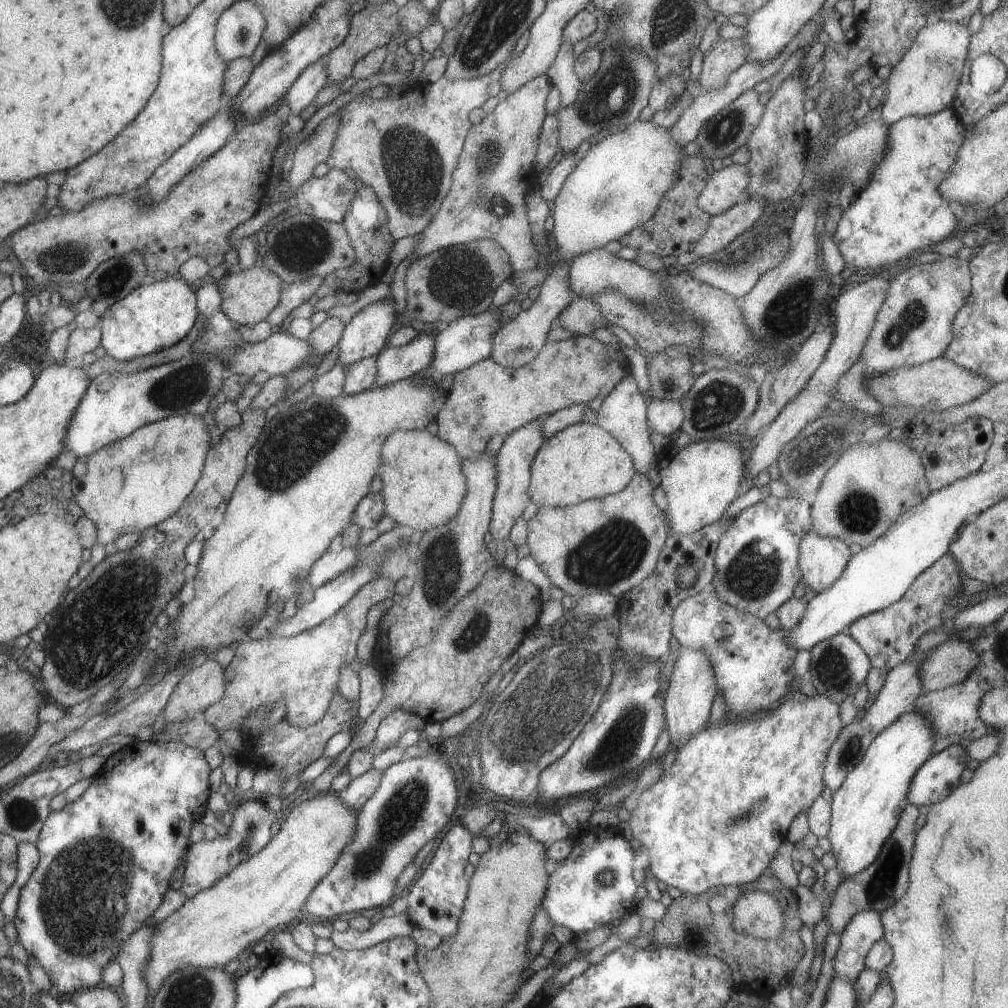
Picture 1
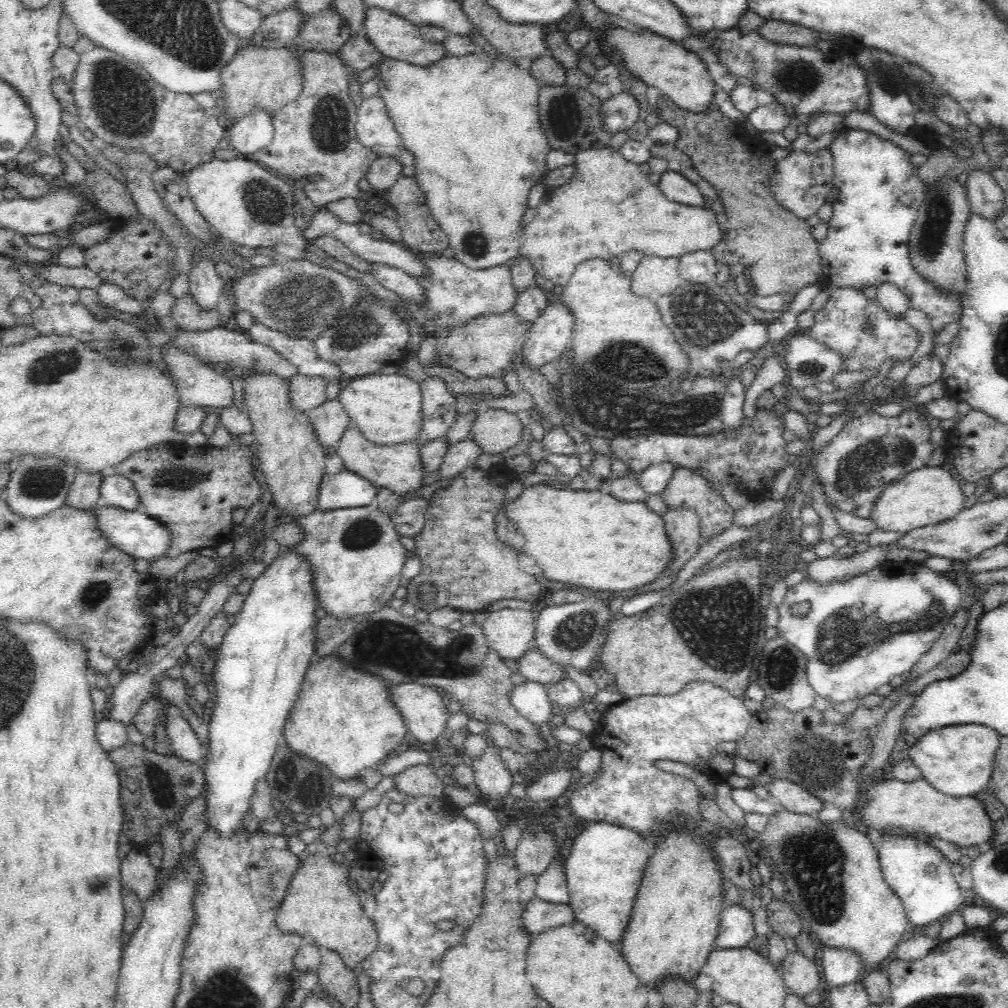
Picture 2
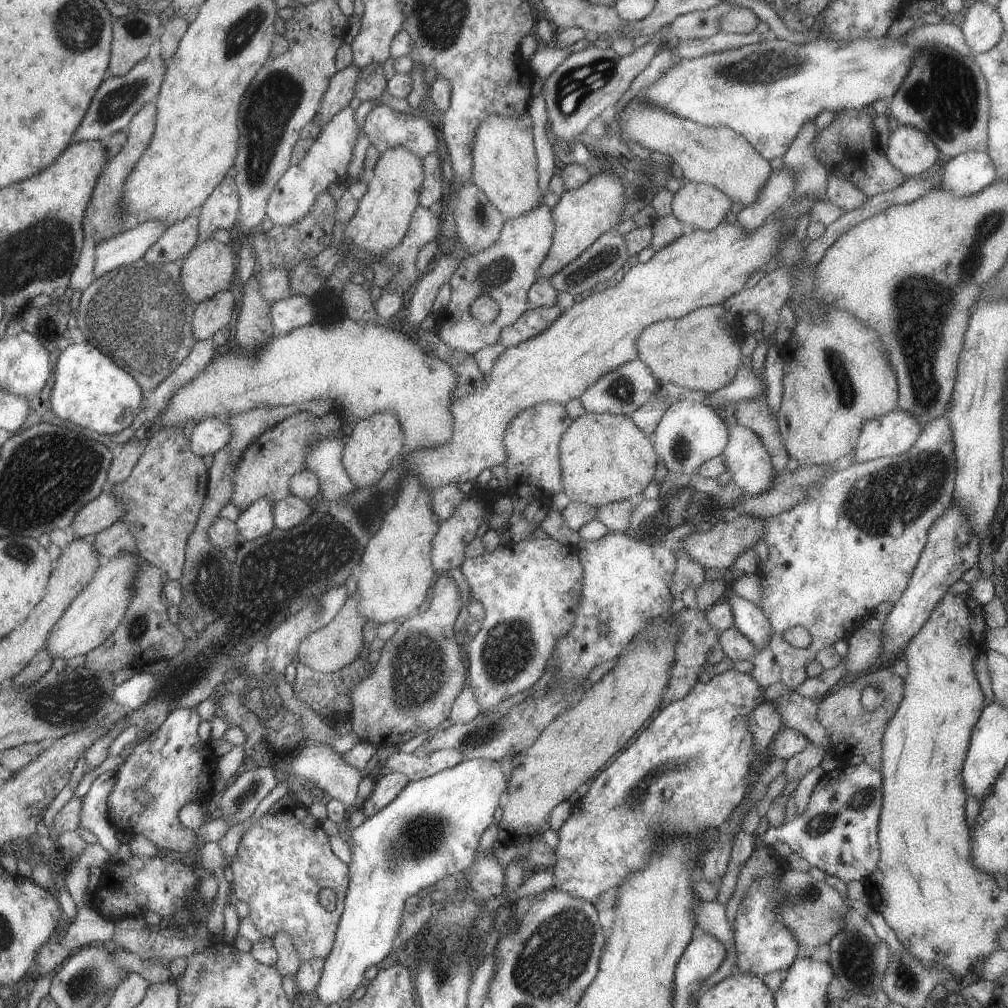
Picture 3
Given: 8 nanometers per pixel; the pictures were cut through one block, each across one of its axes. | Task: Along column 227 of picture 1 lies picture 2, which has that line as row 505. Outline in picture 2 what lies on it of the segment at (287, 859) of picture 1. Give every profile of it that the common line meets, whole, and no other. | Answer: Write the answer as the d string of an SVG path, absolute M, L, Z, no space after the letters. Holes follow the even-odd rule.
M940 466L913 470L898 482L892 483L874 500L870 514L878 530L904 535L919 527L945 522L968 504L960 490L960 482Z

